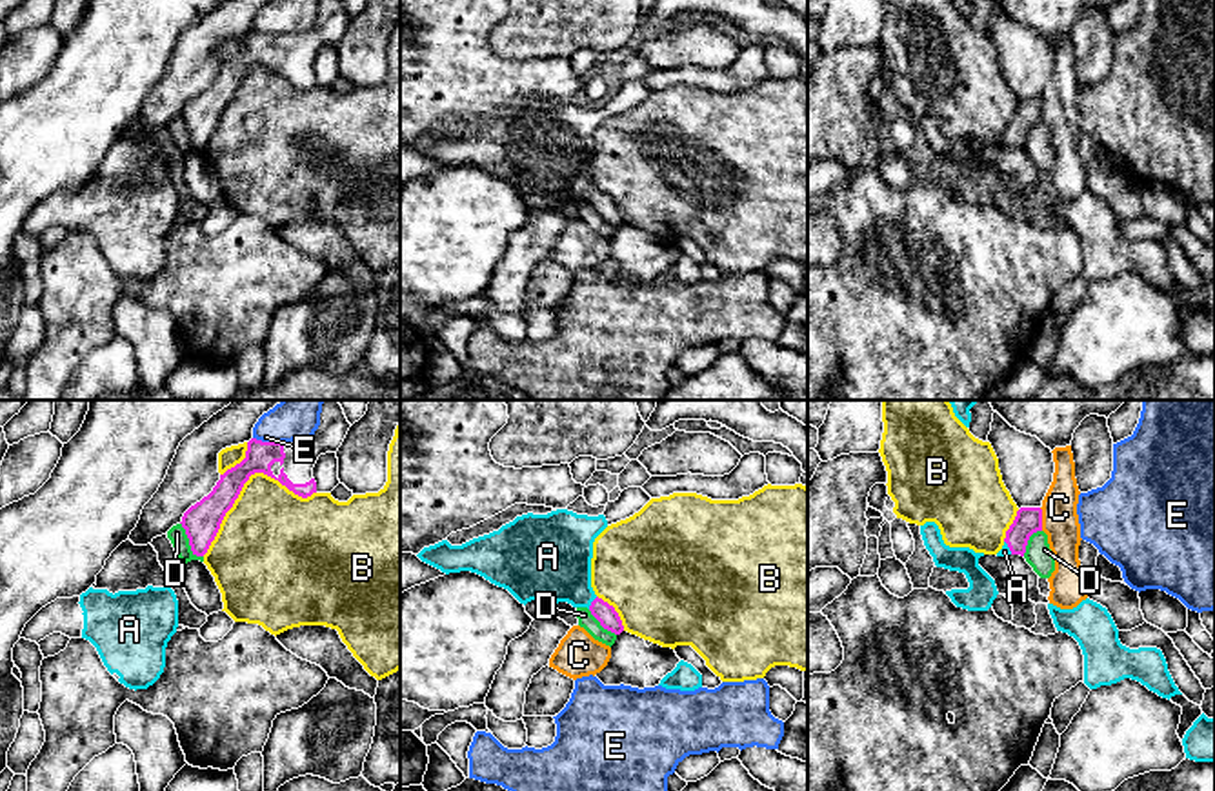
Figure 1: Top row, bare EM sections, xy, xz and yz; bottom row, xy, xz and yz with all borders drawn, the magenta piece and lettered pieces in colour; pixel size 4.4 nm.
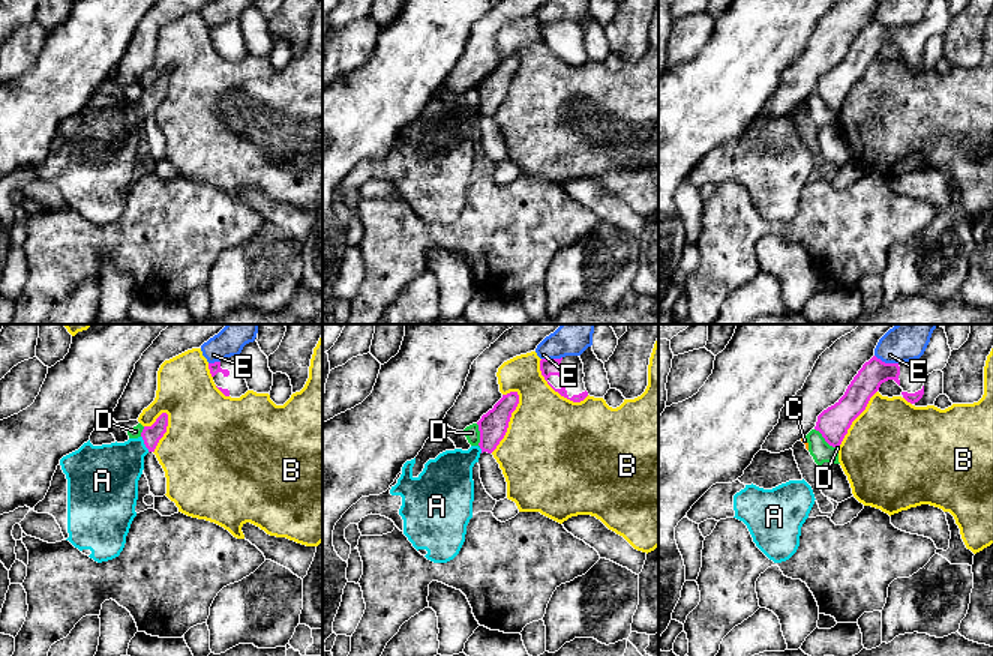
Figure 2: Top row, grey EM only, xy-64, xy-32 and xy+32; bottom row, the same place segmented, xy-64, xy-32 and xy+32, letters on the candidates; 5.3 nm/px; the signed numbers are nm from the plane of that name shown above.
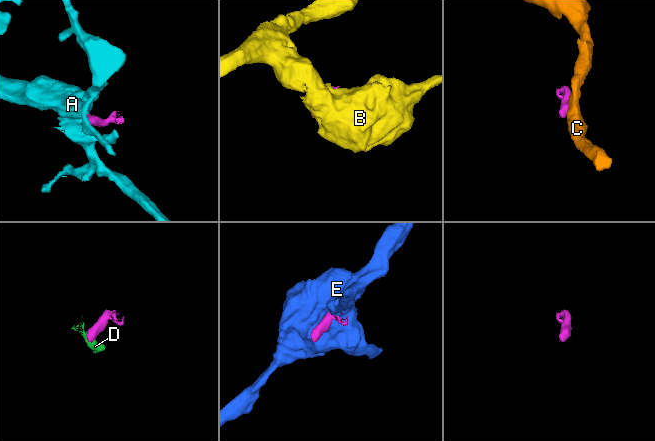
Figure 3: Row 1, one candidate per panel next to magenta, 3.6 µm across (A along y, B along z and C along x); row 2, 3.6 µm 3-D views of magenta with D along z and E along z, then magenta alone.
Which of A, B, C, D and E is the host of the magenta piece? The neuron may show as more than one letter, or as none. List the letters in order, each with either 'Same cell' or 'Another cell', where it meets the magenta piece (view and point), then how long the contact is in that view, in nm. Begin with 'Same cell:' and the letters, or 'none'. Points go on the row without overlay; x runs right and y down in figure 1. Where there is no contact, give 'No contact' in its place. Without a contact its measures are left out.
Same cell: A
A: Same cell. Touches magenta at xz (592, 195). Shared border 70 nm
B: Another cell. Touches magenta at xy (244, 75). Shared border 600 nm
C: Another cell. Touches magenta at yz (1041, 111). Shared border 110 nm
D: Another cell. Touches magenta at xy (190, 135). Shared border 190 nm
E: Another cell. Touches magenta at xy (270, 35). Shared border 150 nm

